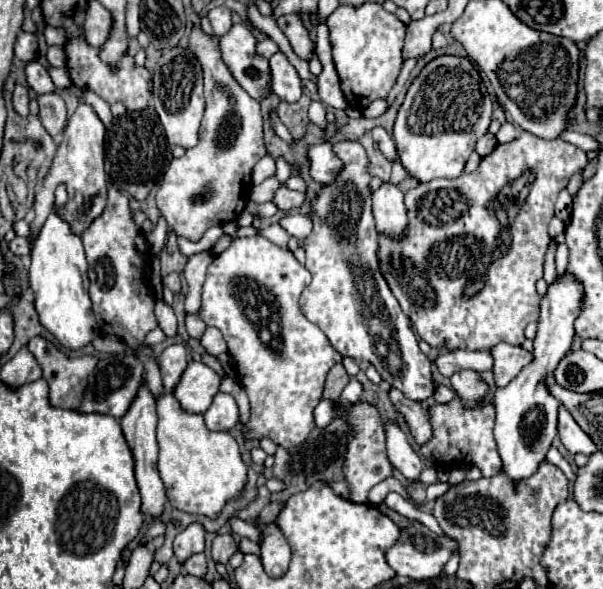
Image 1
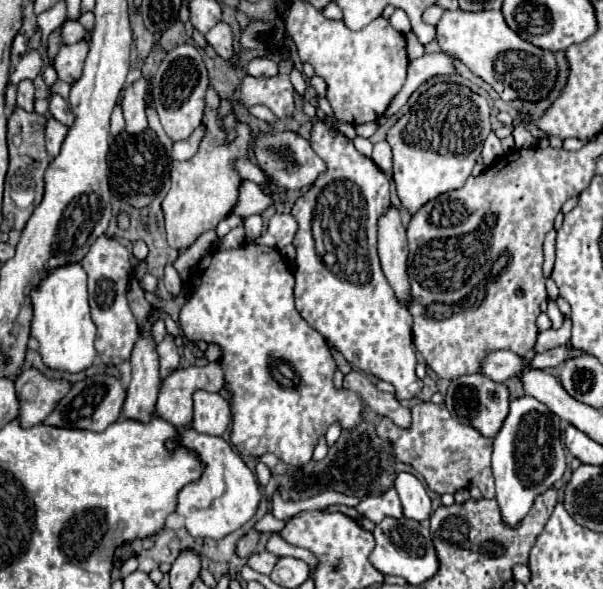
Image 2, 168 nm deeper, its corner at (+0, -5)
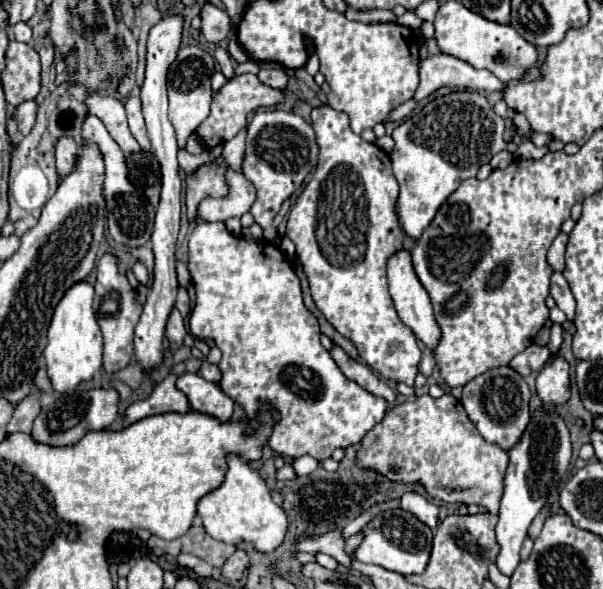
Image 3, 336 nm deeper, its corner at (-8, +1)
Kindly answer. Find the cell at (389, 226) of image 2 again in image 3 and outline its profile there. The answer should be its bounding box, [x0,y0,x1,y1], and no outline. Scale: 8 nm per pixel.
[387,250,441,352]

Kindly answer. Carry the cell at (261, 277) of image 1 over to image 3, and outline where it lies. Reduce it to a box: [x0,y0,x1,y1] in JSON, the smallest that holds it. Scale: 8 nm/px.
[187,222,389,462]

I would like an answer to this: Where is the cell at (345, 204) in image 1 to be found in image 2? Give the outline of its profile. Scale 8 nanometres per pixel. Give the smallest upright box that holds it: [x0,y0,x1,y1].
[291,120,423,400]

